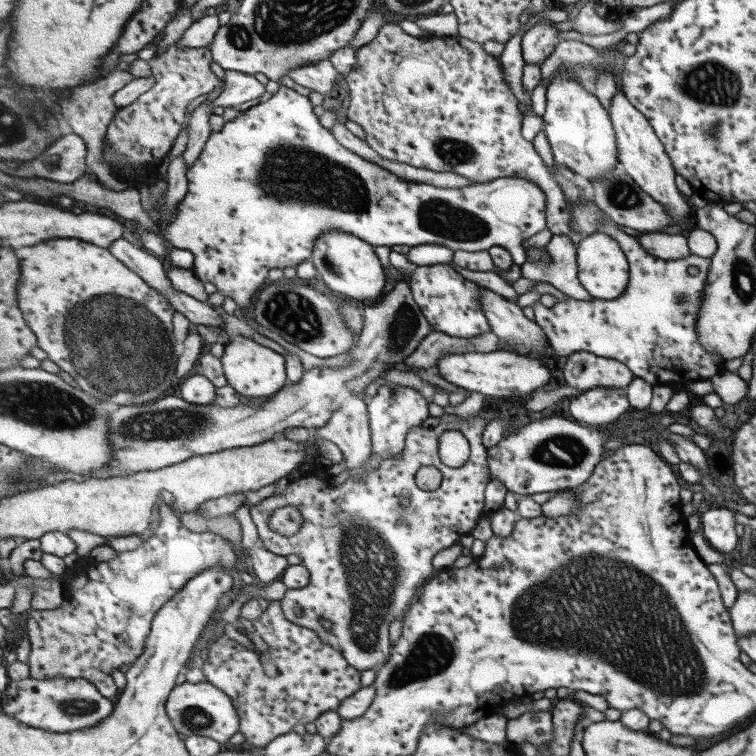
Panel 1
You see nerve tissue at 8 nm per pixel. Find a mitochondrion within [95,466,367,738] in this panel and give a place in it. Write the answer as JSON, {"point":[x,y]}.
{"point":[197,718]}

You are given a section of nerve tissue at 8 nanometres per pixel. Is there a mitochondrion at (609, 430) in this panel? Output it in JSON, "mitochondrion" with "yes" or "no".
{"mitochondrion":"no"}

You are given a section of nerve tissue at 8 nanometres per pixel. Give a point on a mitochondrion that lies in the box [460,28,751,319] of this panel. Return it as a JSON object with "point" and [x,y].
{"point":[713,83]}

